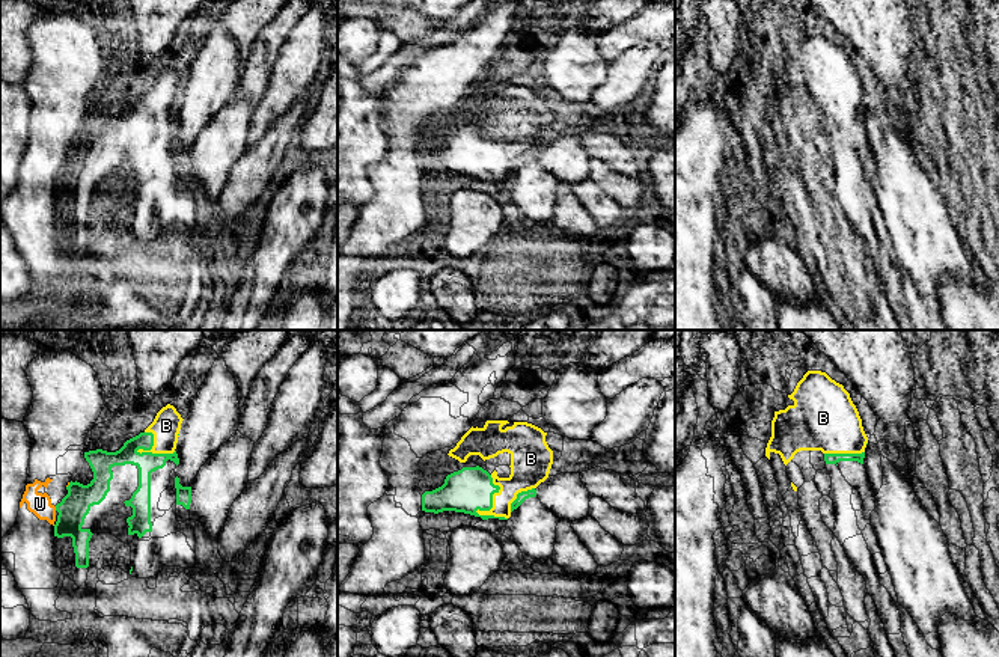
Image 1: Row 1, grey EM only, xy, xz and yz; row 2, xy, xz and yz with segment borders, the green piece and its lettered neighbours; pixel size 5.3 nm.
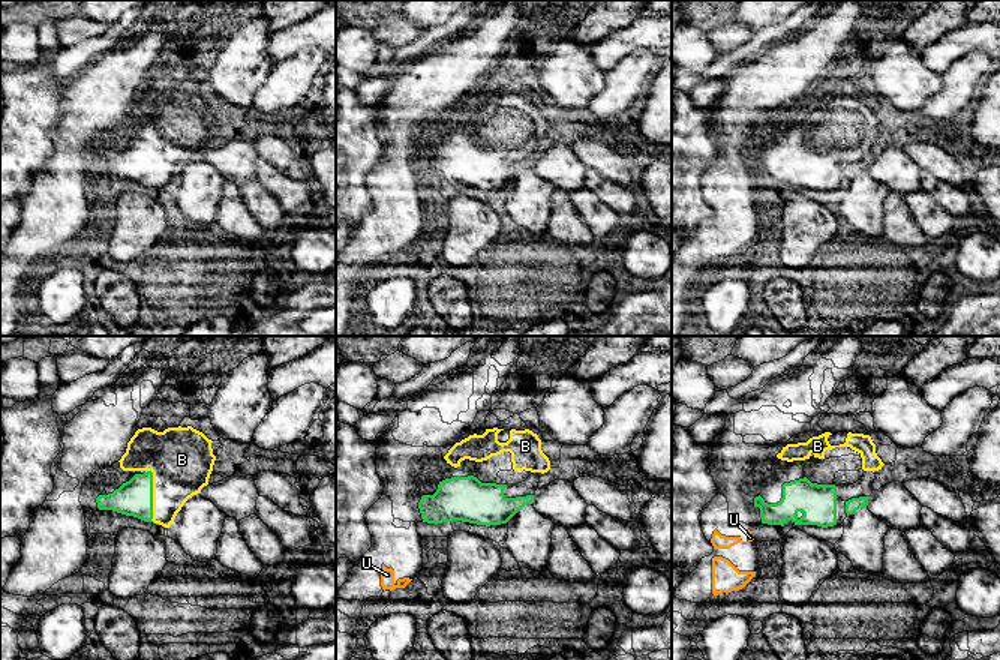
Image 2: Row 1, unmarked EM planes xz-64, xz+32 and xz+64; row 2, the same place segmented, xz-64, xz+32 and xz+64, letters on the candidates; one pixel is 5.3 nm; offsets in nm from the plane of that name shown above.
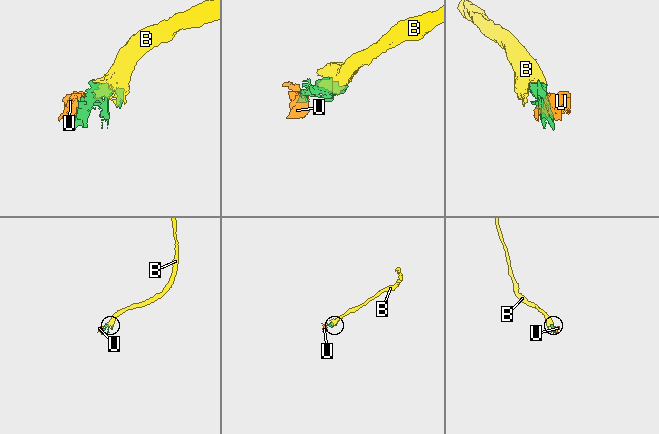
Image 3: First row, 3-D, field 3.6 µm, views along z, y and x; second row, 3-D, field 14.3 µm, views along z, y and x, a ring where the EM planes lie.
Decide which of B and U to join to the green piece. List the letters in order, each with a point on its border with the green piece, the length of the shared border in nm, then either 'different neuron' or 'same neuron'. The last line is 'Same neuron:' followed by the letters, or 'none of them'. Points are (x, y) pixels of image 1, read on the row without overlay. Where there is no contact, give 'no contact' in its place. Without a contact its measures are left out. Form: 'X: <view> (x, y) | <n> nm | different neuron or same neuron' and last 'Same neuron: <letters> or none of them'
B: xz (487, 172) | 260 nm | same neuron
U: xy (56, 171) | 30 nm | different neuron
Same neuron: B

